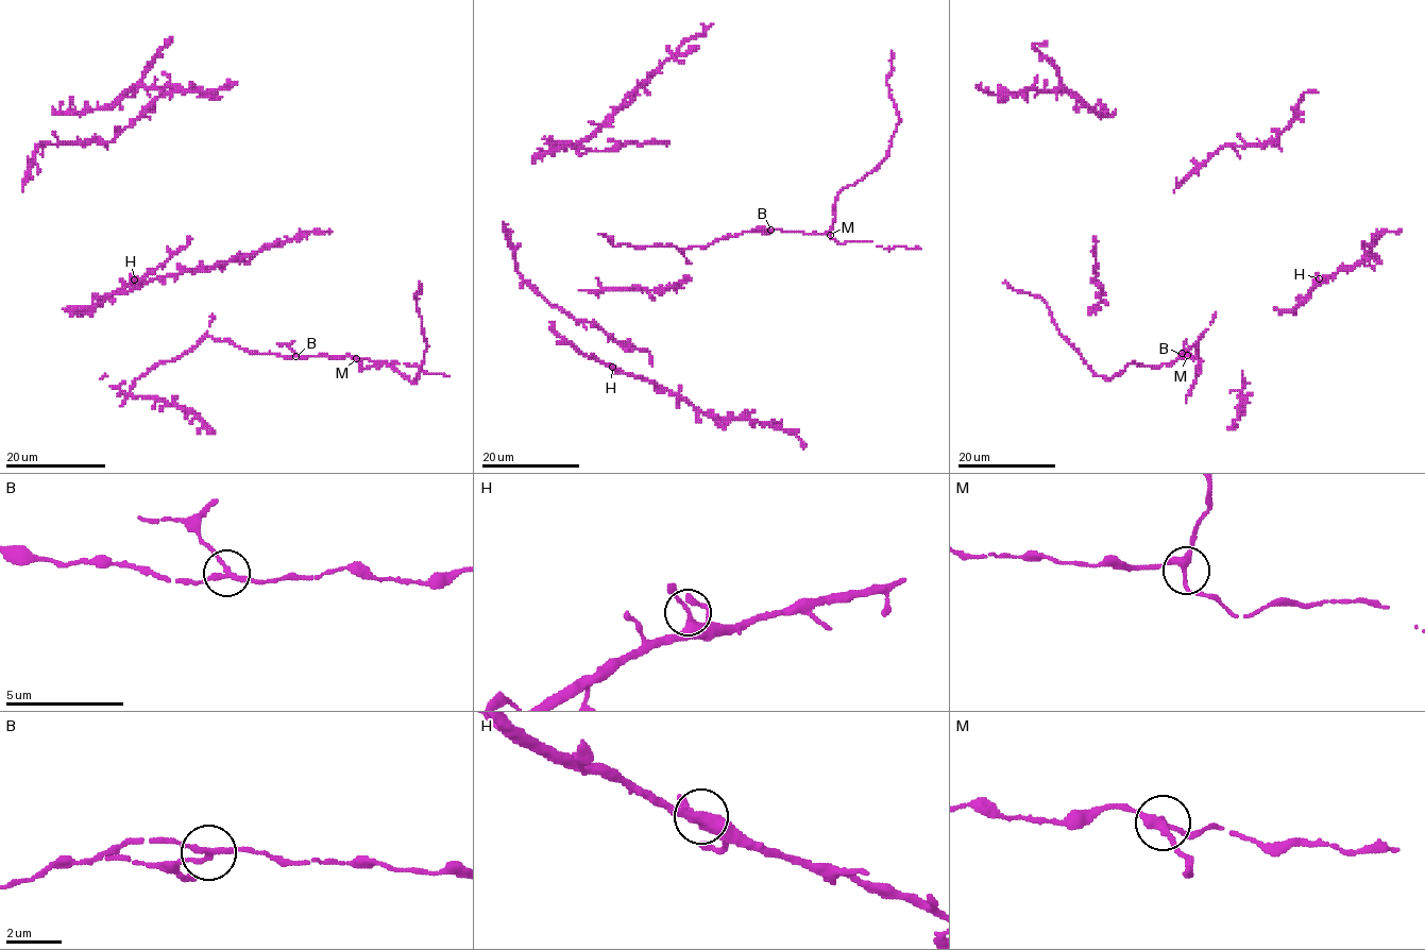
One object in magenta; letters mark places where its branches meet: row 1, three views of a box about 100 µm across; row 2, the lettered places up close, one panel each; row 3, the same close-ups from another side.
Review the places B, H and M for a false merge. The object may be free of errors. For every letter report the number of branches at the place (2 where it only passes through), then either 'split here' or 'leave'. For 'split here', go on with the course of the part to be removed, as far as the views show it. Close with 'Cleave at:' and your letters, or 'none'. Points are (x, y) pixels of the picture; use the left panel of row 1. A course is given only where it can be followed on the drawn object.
B: branches 3; split here; course (297, 355), (285, 344), (277, 344)
H: branches 3; leave
M: branches 3; leave
Cleave at: B

